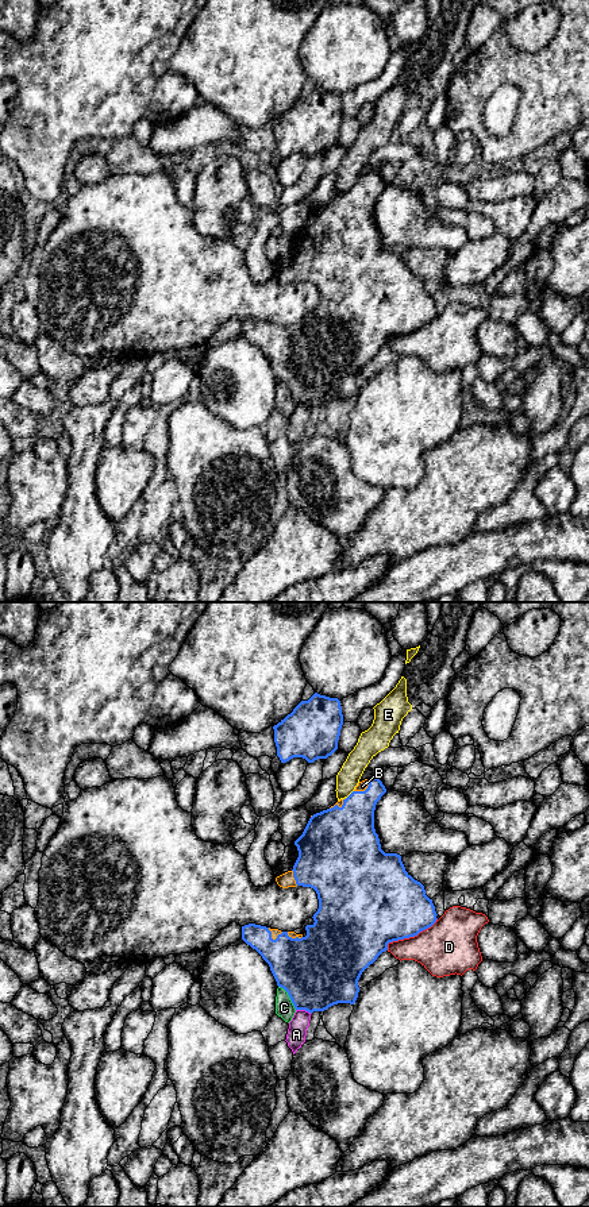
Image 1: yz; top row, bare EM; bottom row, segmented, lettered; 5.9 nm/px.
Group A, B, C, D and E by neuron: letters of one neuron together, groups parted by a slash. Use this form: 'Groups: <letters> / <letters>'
Groups: A / B / C / D / E

